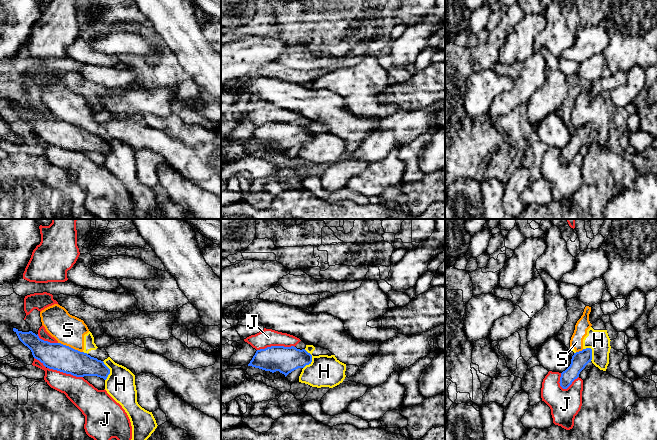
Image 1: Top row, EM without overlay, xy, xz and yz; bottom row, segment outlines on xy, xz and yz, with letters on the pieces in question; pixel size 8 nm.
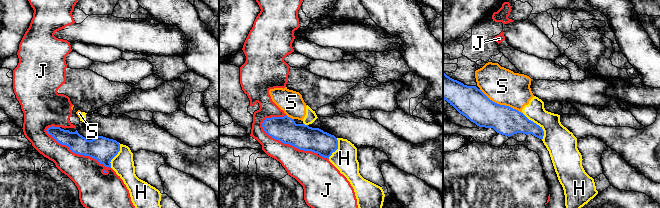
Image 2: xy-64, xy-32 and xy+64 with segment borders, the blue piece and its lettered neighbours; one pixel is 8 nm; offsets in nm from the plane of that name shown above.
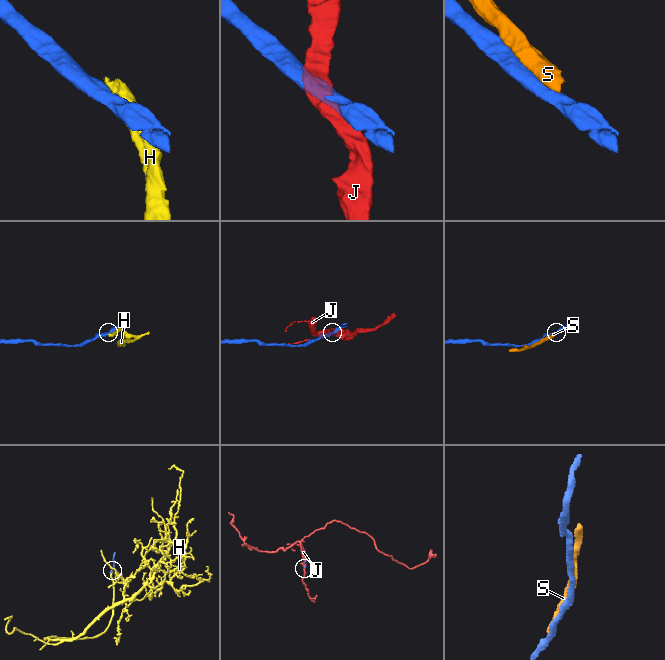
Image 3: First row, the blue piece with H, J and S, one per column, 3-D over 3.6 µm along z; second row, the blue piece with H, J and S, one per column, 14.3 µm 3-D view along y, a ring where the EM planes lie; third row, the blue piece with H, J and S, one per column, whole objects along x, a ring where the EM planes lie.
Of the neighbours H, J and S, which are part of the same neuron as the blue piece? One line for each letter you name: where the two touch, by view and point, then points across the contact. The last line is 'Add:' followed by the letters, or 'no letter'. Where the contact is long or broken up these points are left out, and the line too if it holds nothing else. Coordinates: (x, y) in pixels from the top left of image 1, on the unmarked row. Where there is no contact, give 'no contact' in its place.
Add: no letter

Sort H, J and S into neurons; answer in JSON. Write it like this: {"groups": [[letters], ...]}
{"groups": [["H", "S"], ["J"]]}

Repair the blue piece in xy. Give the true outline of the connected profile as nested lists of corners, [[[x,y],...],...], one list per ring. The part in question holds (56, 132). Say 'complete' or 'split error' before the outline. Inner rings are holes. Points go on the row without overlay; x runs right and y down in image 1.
complete | [[[16,104],[13,107],[19,116],[27,122],[35,135],[45,143],[76,153],[97,152],[107,155],[110,145],[103,137],[91,133],[61,119],[50,119],[39,114],[32,107],[22,108]]]

